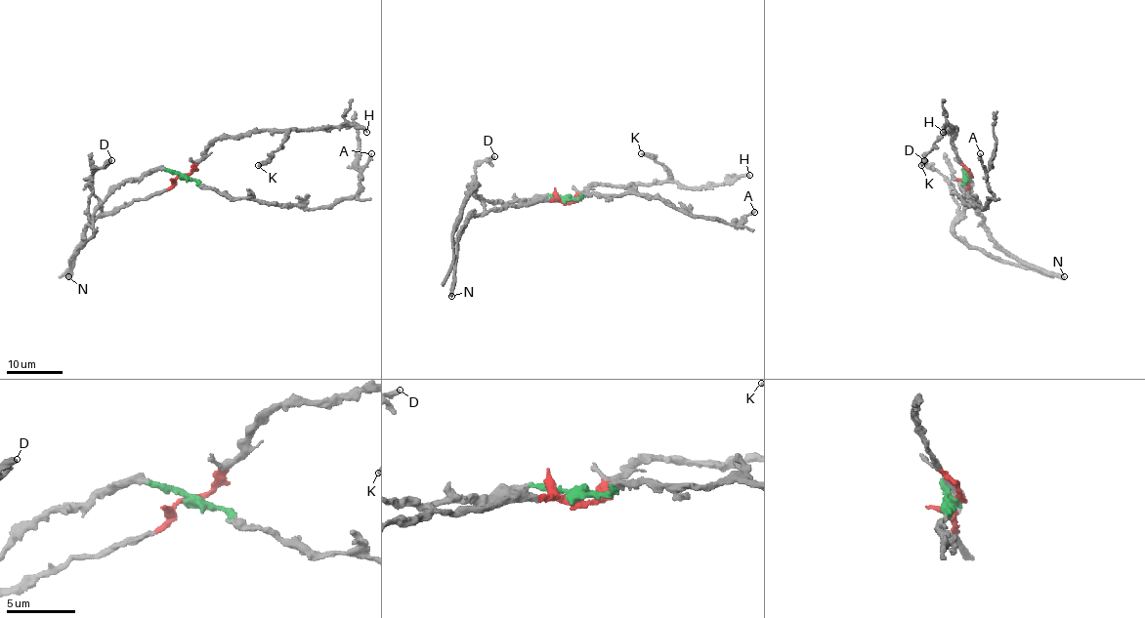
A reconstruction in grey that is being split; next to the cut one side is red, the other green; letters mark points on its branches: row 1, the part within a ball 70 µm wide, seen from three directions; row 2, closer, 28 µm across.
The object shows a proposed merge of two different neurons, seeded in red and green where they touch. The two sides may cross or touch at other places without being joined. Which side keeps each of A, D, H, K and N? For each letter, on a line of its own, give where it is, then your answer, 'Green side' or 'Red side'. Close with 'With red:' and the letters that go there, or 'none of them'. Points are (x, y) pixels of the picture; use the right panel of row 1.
A: Place: (980, 153). Green side
D: Place: (924, 160). Green side
H: Place: (943, 132). Red side
K: Place: (921, 165). Red side
N: Place: (1064, 276). Red side
With red: H, K, N

